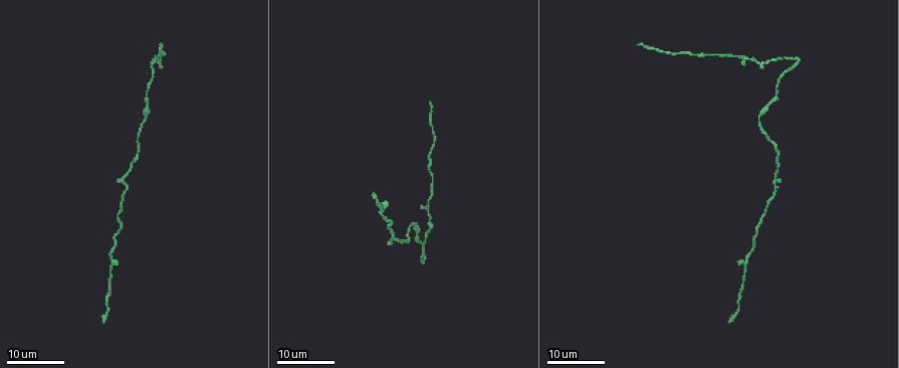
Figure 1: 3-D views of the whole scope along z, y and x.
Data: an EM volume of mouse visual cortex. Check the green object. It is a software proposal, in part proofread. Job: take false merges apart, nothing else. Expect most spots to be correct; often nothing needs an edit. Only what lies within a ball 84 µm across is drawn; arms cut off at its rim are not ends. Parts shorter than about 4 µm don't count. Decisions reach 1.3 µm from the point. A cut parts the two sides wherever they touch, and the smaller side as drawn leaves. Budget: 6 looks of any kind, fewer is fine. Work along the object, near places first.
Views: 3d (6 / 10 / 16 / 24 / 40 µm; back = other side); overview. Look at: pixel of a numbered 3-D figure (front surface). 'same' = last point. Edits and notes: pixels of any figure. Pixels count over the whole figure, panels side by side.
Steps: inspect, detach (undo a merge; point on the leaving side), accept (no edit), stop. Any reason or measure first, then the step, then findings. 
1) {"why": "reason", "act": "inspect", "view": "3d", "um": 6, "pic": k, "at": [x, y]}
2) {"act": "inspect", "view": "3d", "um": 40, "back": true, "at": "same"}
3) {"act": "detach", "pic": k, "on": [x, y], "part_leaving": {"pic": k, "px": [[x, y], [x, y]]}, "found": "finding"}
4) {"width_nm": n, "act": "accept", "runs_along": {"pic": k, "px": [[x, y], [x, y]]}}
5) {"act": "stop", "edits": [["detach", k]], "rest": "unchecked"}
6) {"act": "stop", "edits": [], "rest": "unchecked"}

{"why": "sudden change in width", "act": "inspect", "view": "3d", "um": 16, "pic": 1, "at": [744, 264]}

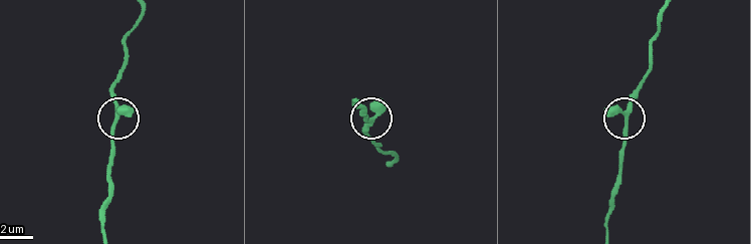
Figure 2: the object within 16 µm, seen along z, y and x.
{"act": "inspect", "view": "3d", "um": 6, "pic": 2, "at": [625, 116]}

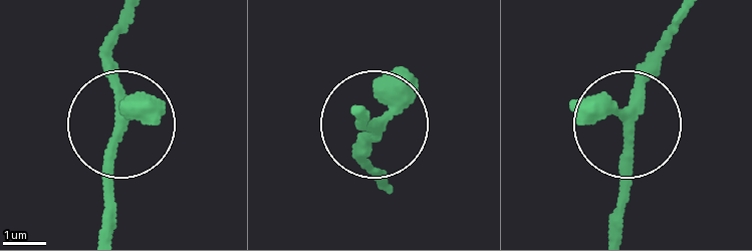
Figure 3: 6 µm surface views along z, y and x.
{"width_nm": 230, "act": "accept", "runs_along": {"pic": 3, "px": [[685, 18], [623, 137], [623, 231]]}, "found": "one neuron here"}

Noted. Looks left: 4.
{"why": "thick turns thin", "act": "inspect", "view": "3d", "um": 24, "pic": 1, "at": [124, 174]}

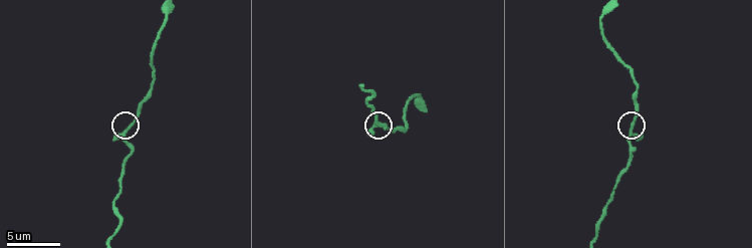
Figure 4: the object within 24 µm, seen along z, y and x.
{"why": "closer look", "act": "inspect", "view": "3d", "um": 10, "pic": 4, "at": [127, 126]}

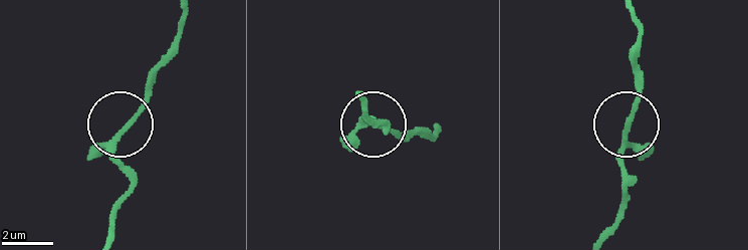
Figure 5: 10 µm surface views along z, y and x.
{"act": "accept", "runs_along": {"pic": 5, "px": [[179, 15], [177, 47], [123, 126], [114, 152], [128, 195]]}, "found": "all the same neuron"}

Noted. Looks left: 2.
{"act": "inspect", "view": "3d", "um": 10, "pic": 4, "at": [421, 95]}

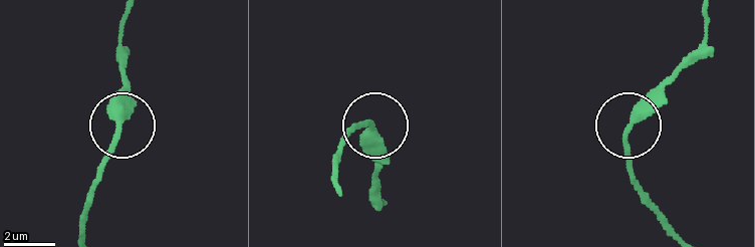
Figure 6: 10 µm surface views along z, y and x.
{"act": "inspect", "view": "3d", "um": 10, "back": true, "pic": 6, "at": [631, 125]}

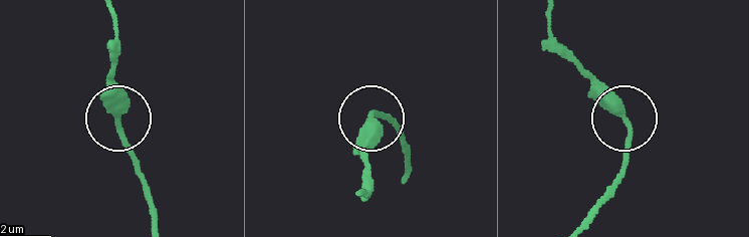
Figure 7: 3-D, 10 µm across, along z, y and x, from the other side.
{"act": "accept", "found": "one neuron here"}

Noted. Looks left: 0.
{"act": "stop", "edits": [], "rest": "unchecked"}

